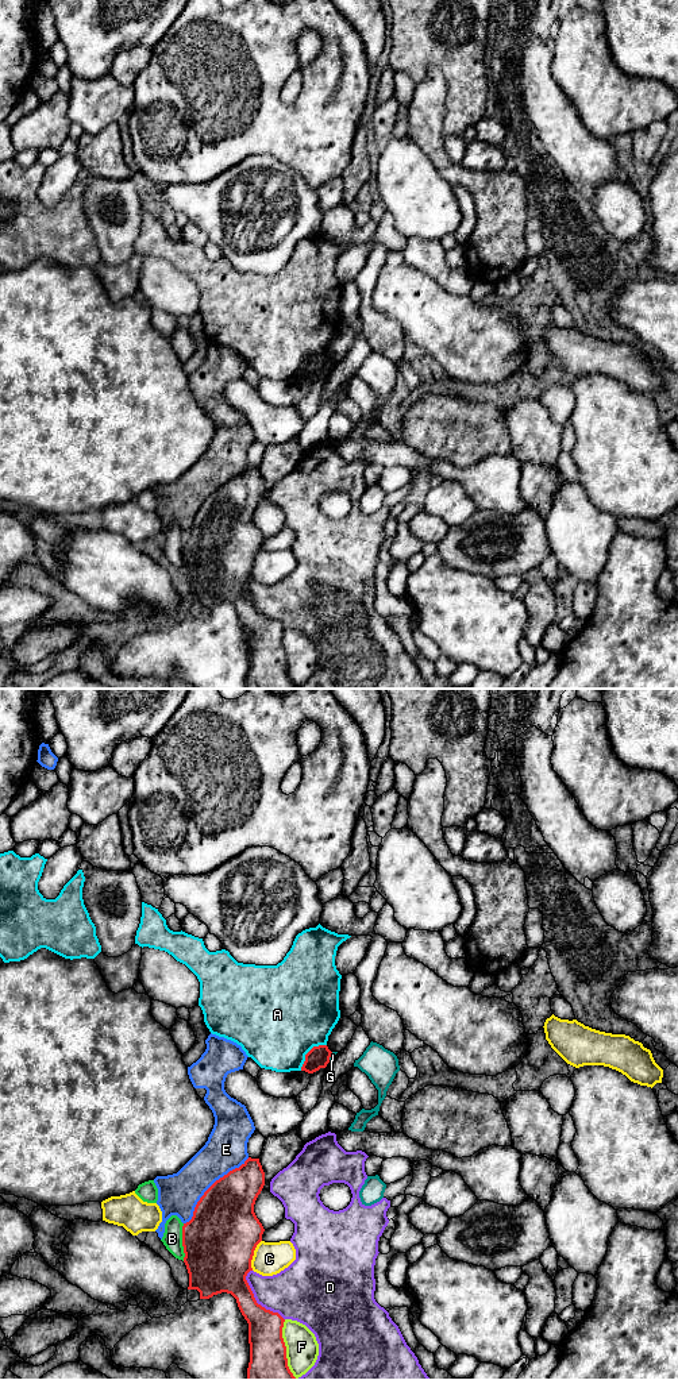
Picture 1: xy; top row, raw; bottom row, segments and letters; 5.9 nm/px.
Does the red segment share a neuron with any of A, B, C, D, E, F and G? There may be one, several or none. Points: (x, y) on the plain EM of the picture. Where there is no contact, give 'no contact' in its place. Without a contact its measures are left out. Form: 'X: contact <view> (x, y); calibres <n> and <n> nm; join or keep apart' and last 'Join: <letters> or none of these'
A: contact xy (308, 361); calibres 130 and 500 nm; keep apart
B: contact xy (183, 551); calibres 440 and 120 nm; keep apart
C: contact xy (253, 563); calibres 440 and 200 nm; keep apart
D: contact xy (254, 608); calibres 260 and 300 nm; keep apart
E: contact xy (210, 496); calibres 400 and 260 nm; keep apart
F: contact xy (285, 658); calibres 280 and 190 nm; keep apart
G: contact xy (330, 365); calibres 130 and 30 nm; keep apart
Join: none of these

